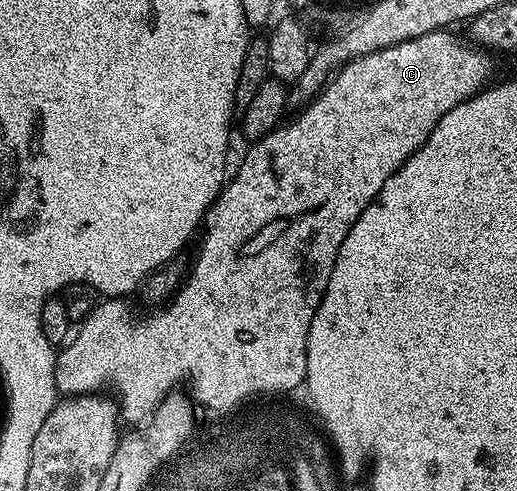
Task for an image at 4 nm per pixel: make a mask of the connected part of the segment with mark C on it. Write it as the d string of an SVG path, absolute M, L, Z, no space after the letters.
M439 29L403 43L393 43L390 47L380 49L371 55L351 59L337 72L338 79L337 75L331 78L326 86L303 106L306 108L291 123L283 122L275 131L270 131L264 139L253 140L249 144L250 152L243 157L238 172L235 175L233 172L229 176L228 182L204 216L202 244L199 245L198 256L190 267L190 276L187 279L185 276L181 280L178 290L174 292L169 302L155 306L158 308L148 312L147 315L138 316L122 297L106 297L95 302L94 308L77 324L69 342L57 352L54 361L55 388L66 397L107 391L116 400L121 417L130 415L131 420L138 420L138 415L146 415L146 411L150 411L154 403L171 394L177 388L174 386L184 382L185 379L188 381L189 391L198 391L198 399L206 399L203 408L215 413L230 413L241 399L246 399L249 395L262 395L265 391L294 391L297 387L301 388L306 381L308 329L328 289L336 253L340 253L340 245L344 245L344 237L348 237L356 217L360 217L360 213L368 209L368 205L380 193L384 181L395 175L404 165L404 161L410 159L411 153L424 145L424 141L430 136L440 117L444 117L448 109L460 105L465 99L471 99L491 82L490 59L486 56L489 54L469 38L461 39L460 36L453 35L454 33L450 29Z

